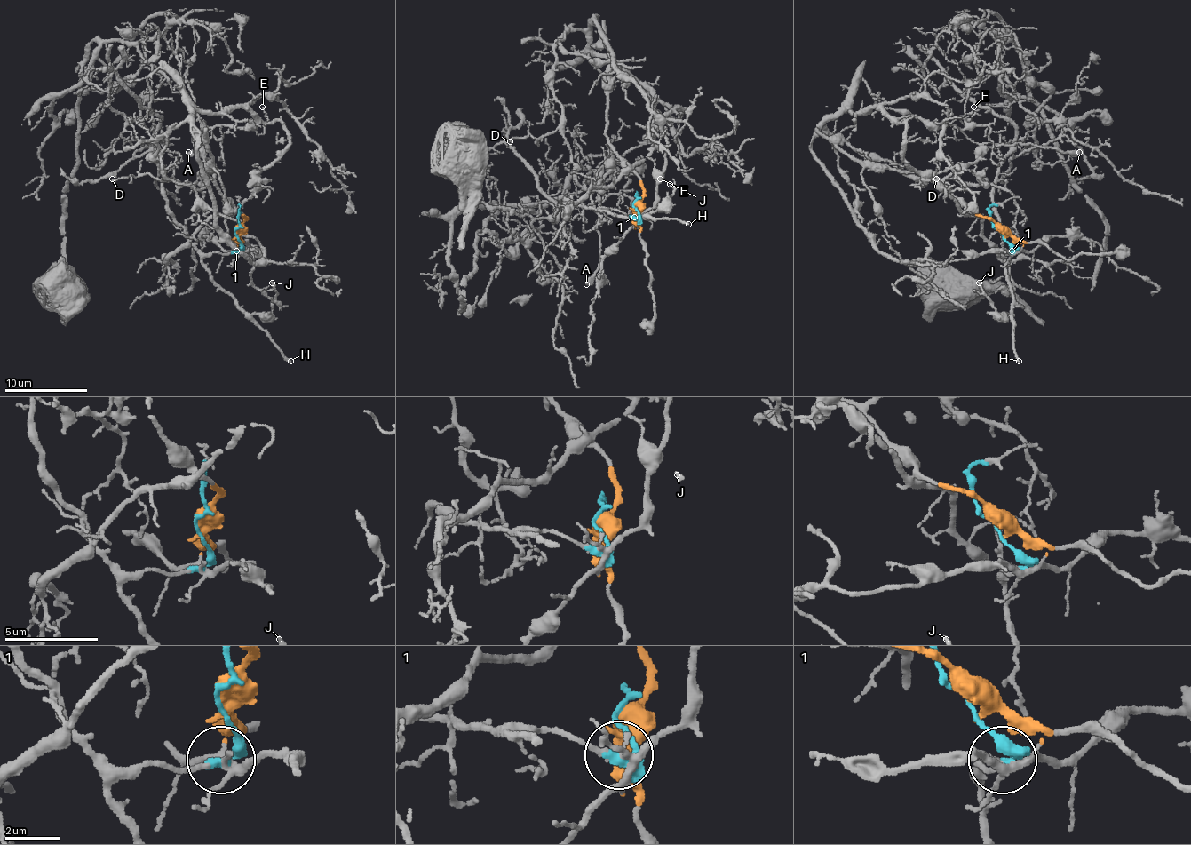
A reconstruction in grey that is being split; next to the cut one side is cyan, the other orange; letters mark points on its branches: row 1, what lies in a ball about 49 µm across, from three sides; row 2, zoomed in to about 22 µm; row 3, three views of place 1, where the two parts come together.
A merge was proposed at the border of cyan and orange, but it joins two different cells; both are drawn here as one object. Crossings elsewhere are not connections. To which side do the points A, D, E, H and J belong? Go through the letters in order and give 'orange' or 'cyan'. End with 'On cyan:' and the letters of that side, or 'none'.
A: orange
D: orange
E: orange
H: cyan
J: cyan
On cyan: H, J

